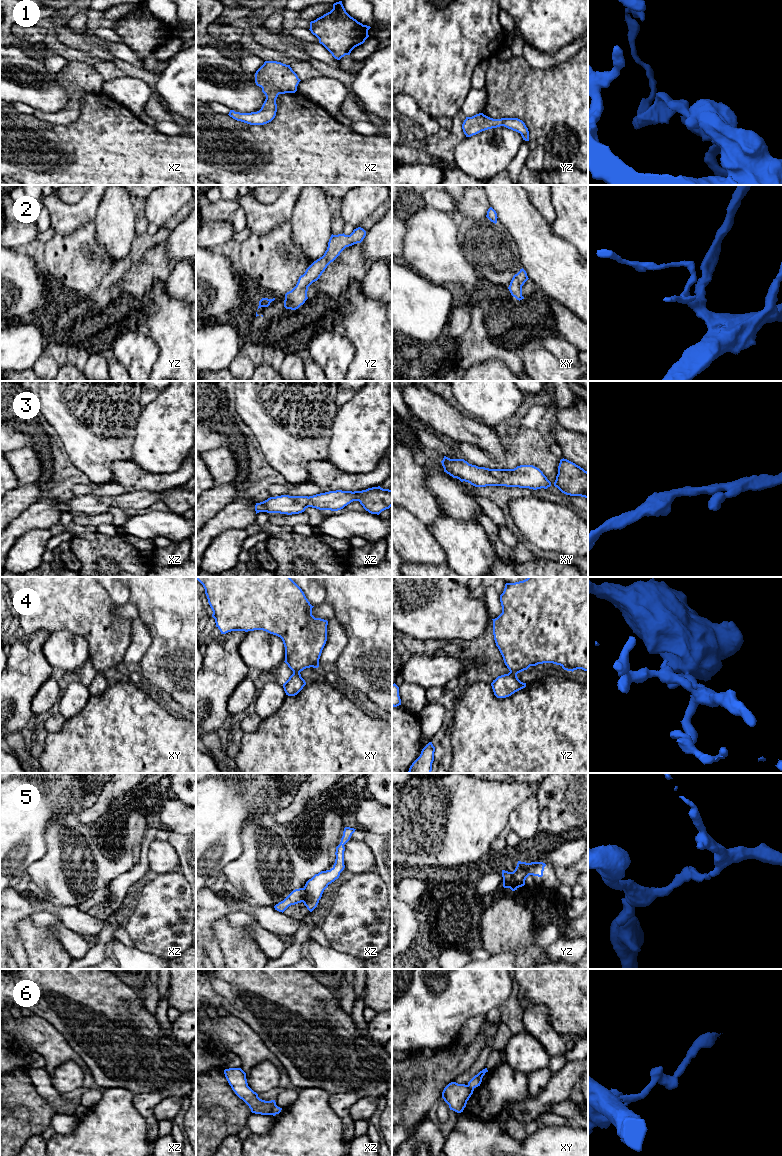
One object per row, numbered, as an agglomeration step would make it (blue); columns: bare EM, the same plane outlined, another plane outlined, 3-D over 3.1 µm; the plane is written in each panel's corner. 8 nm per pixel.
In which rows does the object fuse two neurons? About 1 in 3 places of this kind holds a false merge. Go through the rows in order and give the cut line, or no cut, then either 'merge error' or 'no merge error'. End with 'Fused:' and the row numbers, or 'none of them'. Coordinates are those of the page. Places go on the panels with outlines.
1: no cut | no merge error
2: no cut | no merge error
3: no cut | no merge error
4: xy (299, 671), (293, 673) | merge error
5: xz (304, 888), (304, 898), (302, 901) | merge error
6: xy (468, 1084), (473, 1088) | merge error
Fused: 4, 5, 6

